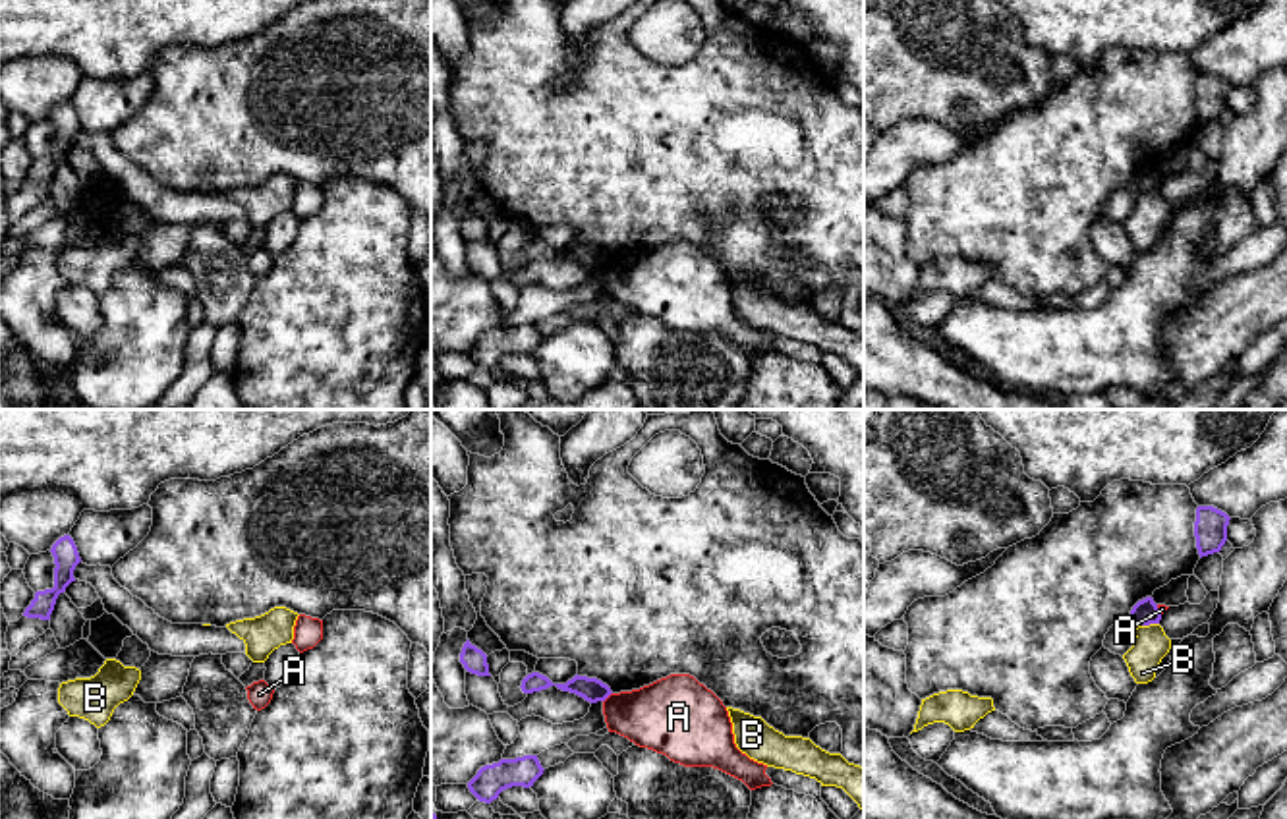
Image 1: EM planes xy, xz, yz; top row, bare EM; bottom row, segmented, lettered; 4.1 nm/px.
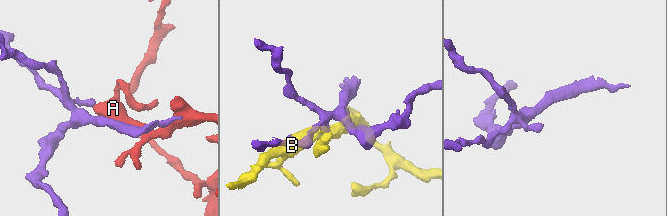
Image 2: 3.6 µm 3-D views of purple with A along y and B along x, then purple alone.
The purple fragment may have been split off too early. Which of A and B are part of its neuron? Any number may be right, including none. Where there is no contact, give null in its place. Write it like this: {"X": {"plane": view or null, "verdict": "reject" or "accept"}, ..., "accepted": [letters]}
{"A": {"plane": "xz", "verdict": "reject"}, "B": {"plane": "yz", "verdict": "reject"}, "accepted": []}

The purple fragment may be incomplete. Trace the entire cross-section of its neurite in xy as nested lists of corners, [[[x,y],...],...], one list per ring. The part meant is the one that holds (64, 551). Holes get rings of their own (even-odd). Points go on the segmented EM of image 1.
[[[70,535],[60,537],[52,545],[50,552],[56,564],[54,587],[35,593],[35,599],[23,612],[23,616],[27,618],[50,620],[58,595],[64,593],[72,581],[75,581],[73,570],[81,562],[81,558],[73,539]]]

